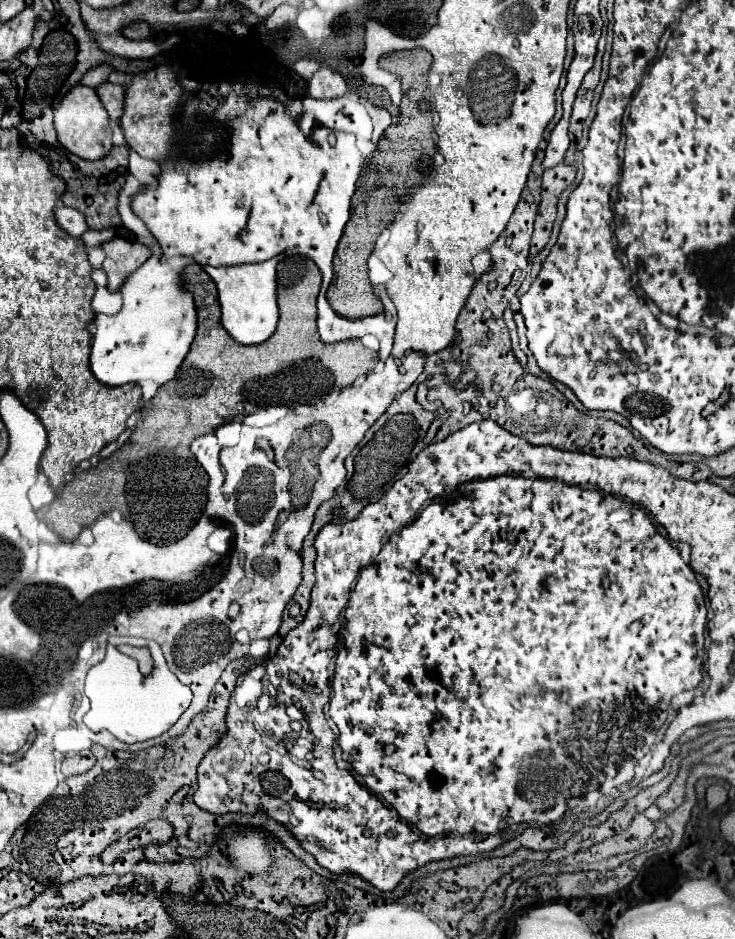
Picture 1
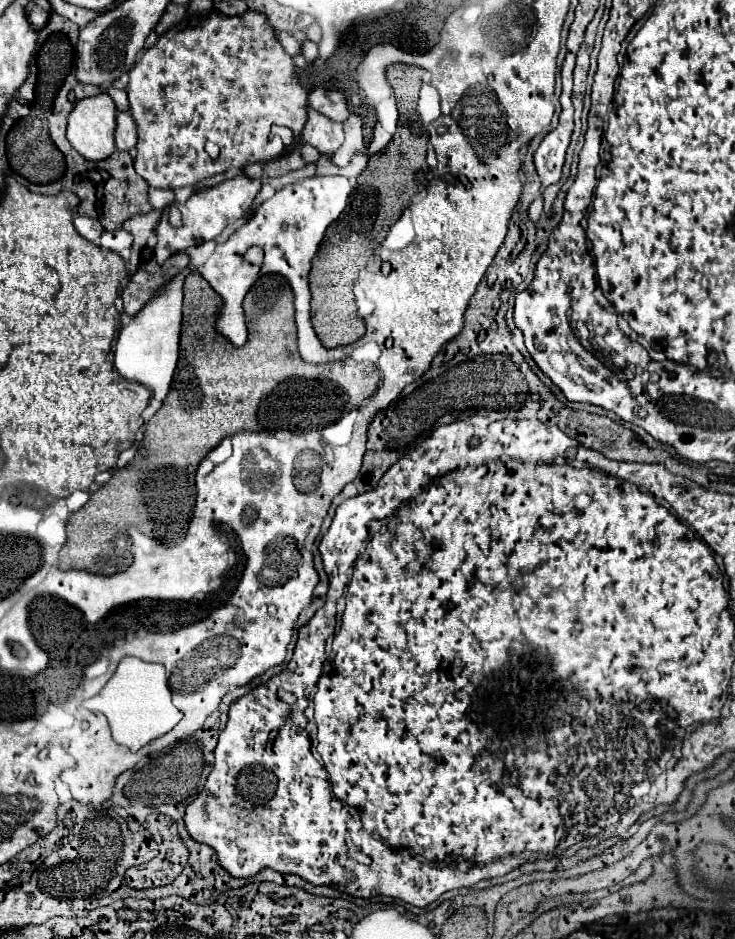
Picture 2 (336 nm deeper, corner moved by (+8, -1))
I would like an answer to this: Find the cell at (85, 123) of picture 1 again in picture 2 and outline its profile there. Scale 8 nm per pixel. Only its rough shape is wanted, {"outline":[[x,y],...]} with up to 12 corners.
{"outline":[[101,92],[77,102],[67,140],[87,160],[115,152],[115,104]]}

